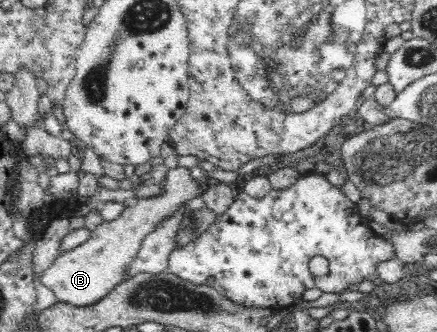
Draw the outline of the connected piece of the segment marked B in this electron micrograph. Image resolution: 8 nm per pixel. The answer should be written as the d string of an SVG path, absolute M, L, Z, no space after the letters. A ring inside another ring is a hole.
M179 166L169 168L159 186L161 193L148 198L136 198L133 205L125 204L119 217L104 220L91 232L87 242L71 252L58 254L52 266L39 276L41 285L53 292L56 301L71 306L90 306L107 296L125 281L125 270L133 262L147 234L151 234L161 222L169 220L181 206L202 197L206 189L204 182L191 175L191 169Z

